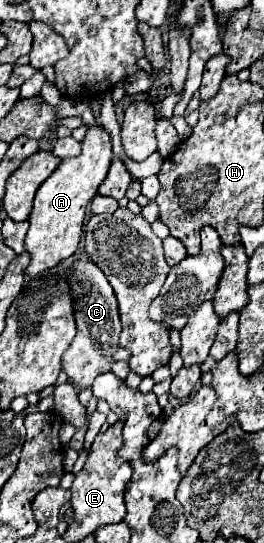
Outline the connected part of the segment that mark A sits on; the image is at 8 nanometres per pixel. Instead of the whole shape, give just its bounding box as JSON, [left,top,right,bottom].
[26,126,112,276]

